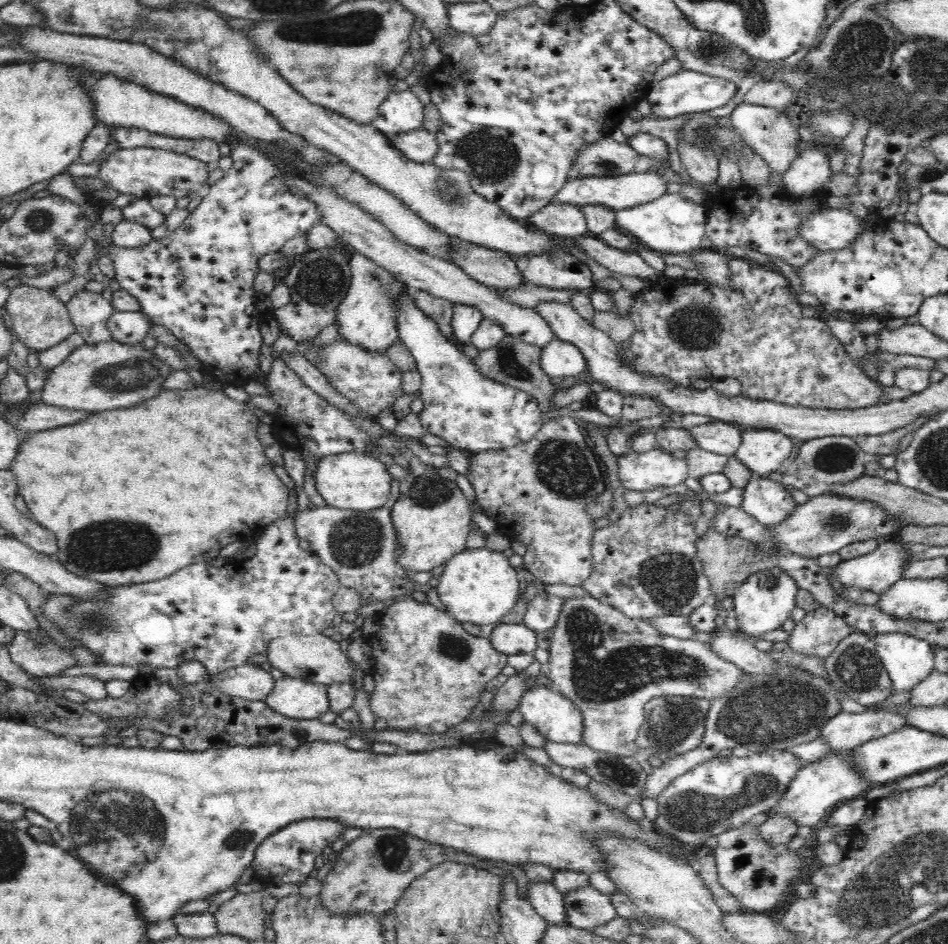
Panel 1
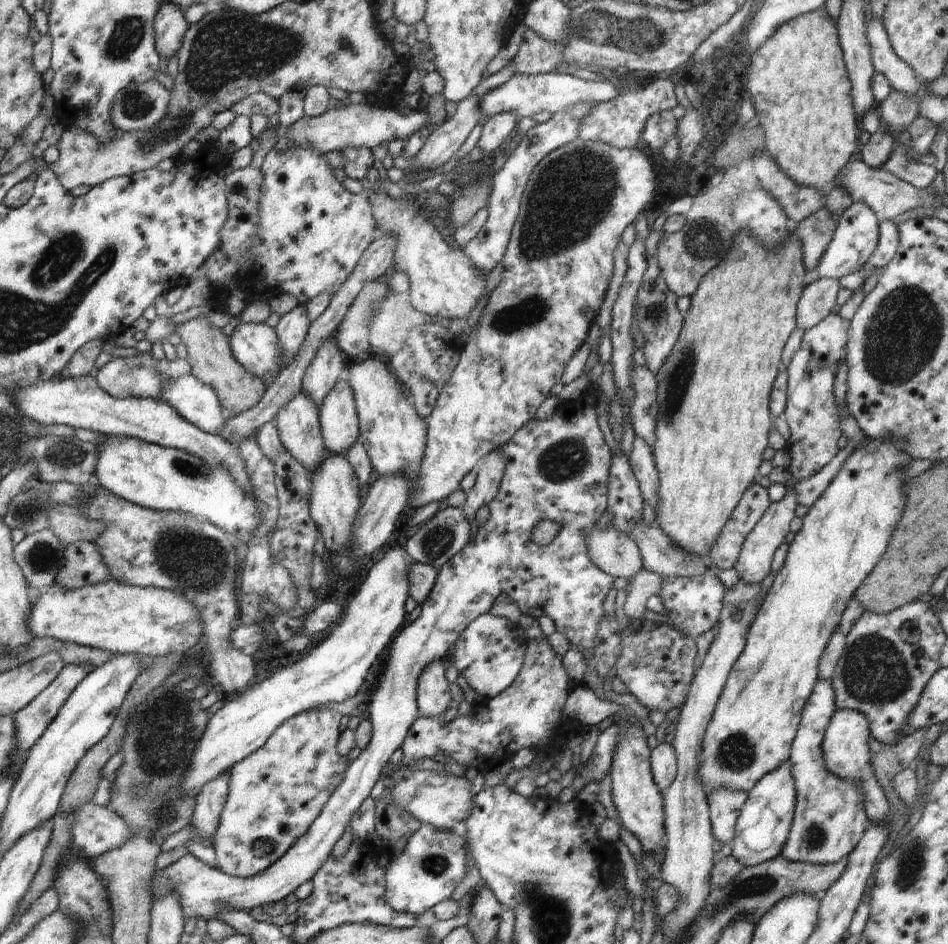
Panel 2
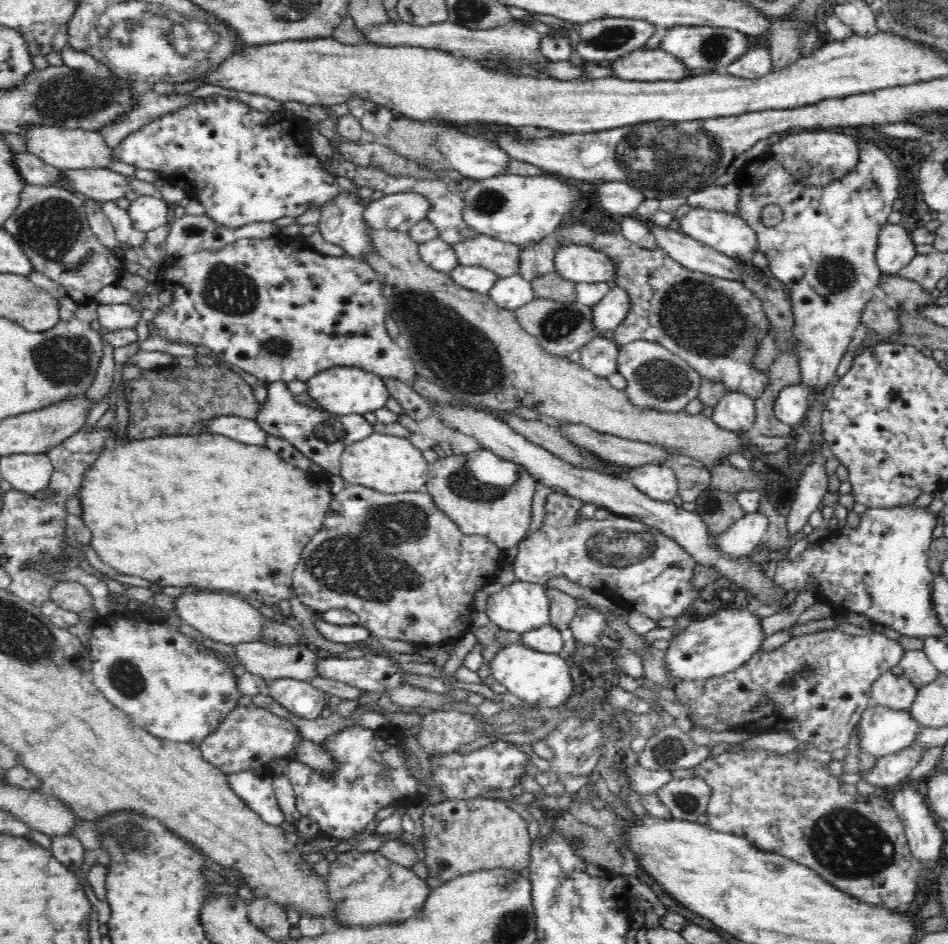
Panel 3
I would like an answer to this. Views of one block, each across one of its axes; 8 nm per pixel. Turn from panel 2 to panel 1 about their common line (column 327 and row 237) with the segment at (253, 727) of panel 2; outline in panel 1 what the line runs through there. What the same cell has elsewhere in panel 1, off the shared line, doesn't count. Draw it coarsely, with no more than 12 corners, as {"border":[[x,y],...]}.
{"border":[[680,193],[616,211],[618,229],[658,254],[692,254],[708,207]]}

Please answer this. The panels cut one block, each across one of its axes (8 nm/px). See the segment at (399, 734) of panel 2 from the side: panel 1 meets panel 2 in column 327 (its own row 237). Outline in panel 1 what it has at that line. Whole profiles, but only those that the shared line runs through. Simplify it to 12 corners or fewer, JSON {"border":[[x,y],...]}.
{"border":[[823,208],[799,230],[819,251],[849,248],[868,228],[849,210]]}

